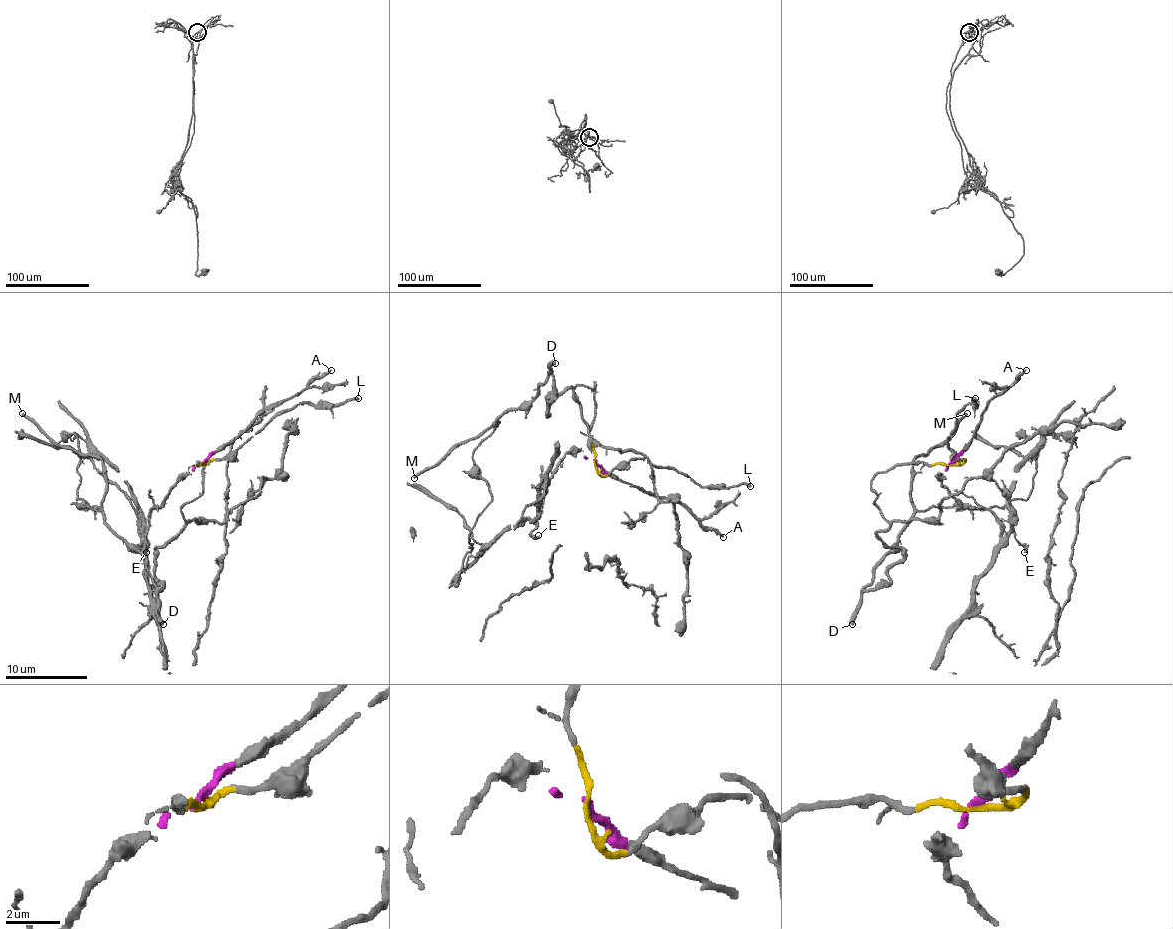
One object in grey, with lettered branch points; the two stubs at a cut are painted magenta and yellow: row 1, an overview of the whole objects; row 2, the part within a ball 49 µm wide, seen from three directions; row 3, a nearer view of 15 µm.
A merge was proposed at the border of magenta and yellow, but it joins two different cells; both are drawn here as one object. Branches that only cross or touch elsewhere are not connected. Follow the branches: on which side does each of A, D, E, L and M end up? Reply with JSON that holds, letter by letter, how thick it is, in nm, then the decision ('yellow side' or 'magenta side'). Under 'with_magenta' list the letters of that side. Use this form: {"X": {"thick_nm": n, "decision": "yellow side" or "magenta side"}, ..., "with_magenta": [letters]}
{"A": {"thick_nm": 200, "decision": "magenta side"}, "D": {"thick_nm": 440, "decision": "yellow side"}, "E": {"thick_nm": 220, "decision": "magenta side"}, "L": {"thick_nm": 280, "decision": "yellow side"}, "M": {"thick_nm": 280, "decision": "yellow side"}, "with_magenta": ["A", "E"]}

